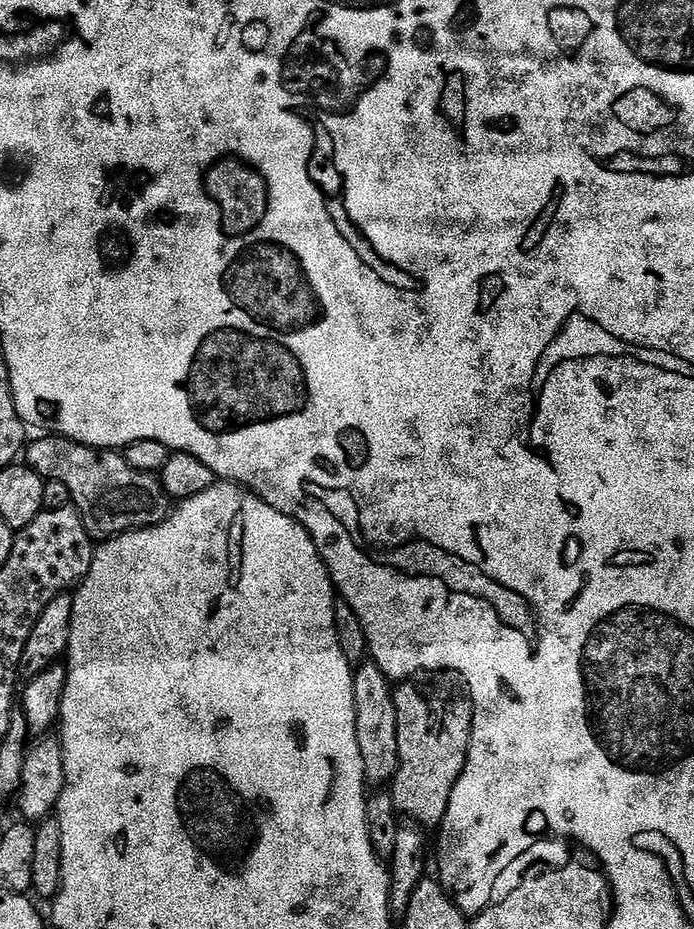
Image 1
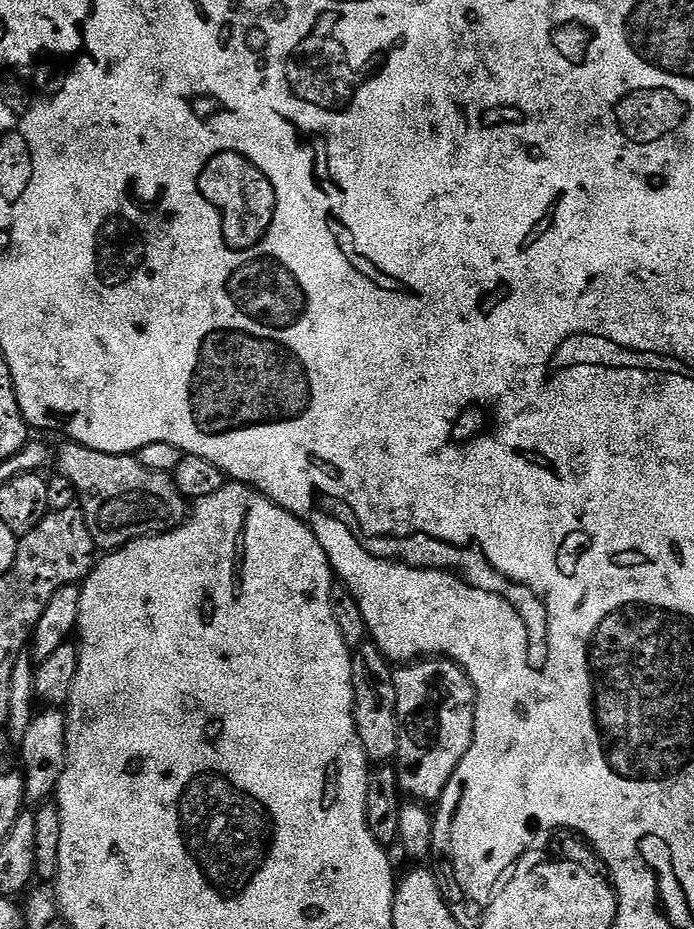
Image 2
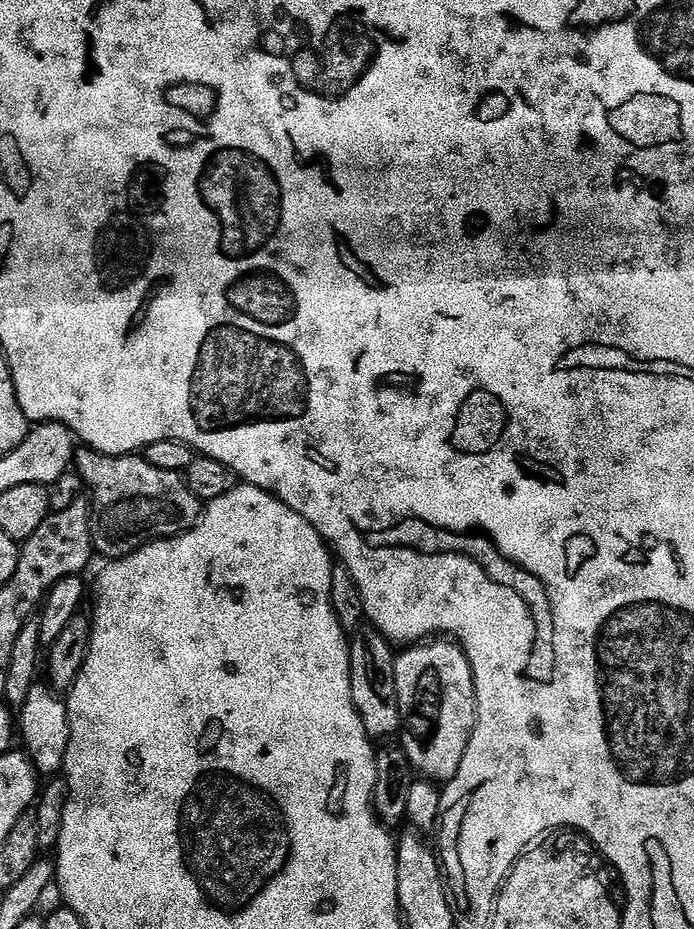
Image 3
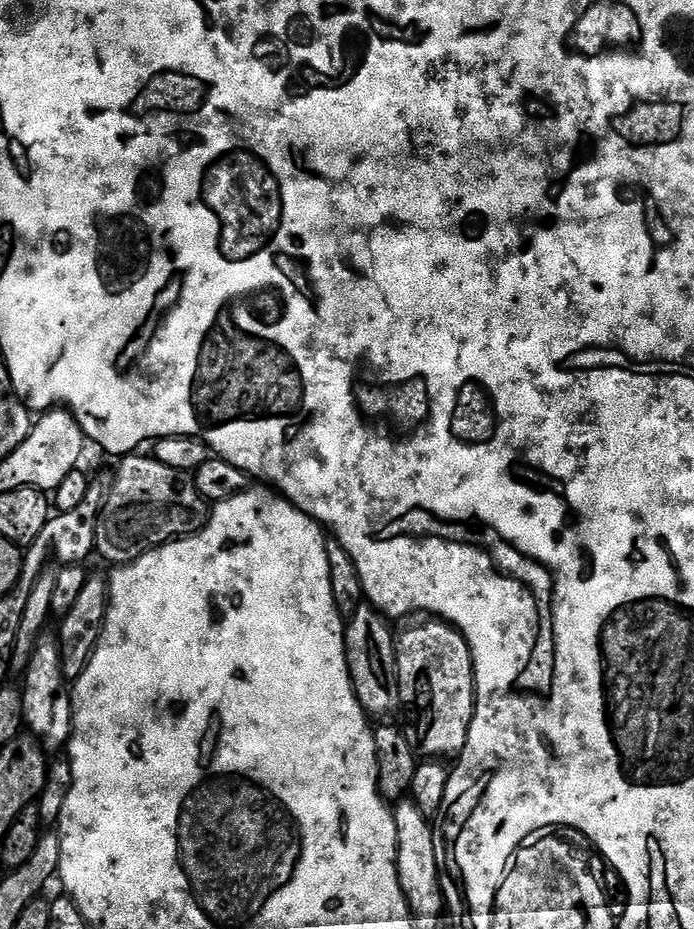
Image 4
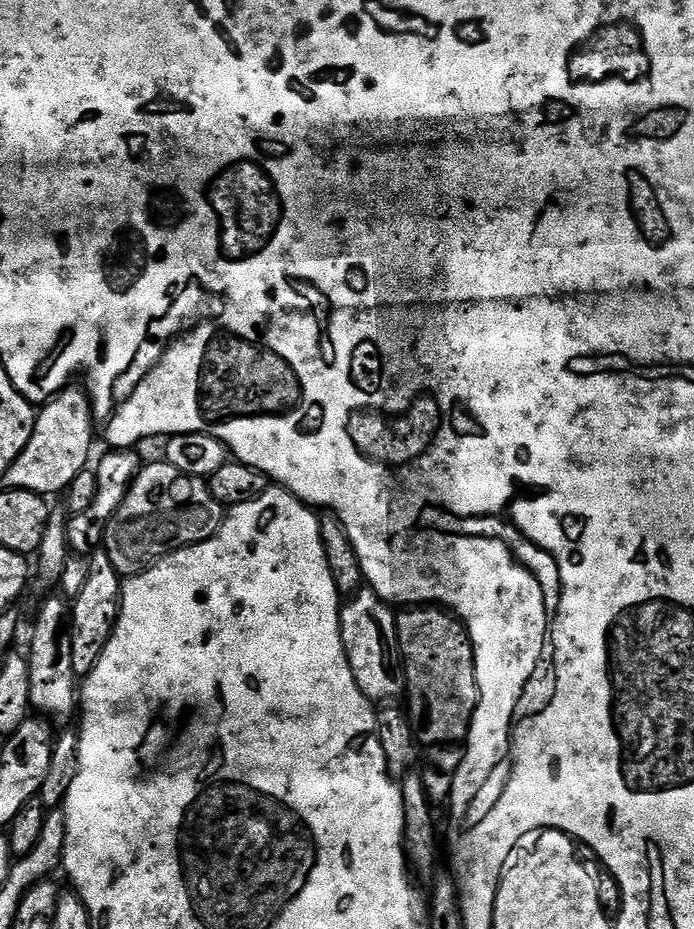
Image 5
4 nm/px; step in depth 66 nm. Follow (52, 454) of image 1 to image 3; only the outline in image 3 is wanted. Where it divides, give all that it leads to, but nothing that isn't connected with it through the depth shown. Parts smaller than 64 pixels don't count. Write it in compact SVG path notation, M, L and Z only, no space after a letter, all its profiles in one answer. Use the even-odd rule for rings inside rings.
M84 446L75 453L74 468L90 493L93 549L109 561L121 560L153 540L189 532L200 523L202 501L190 490L187 479L179 472L150 466L143 455L106 456Z

